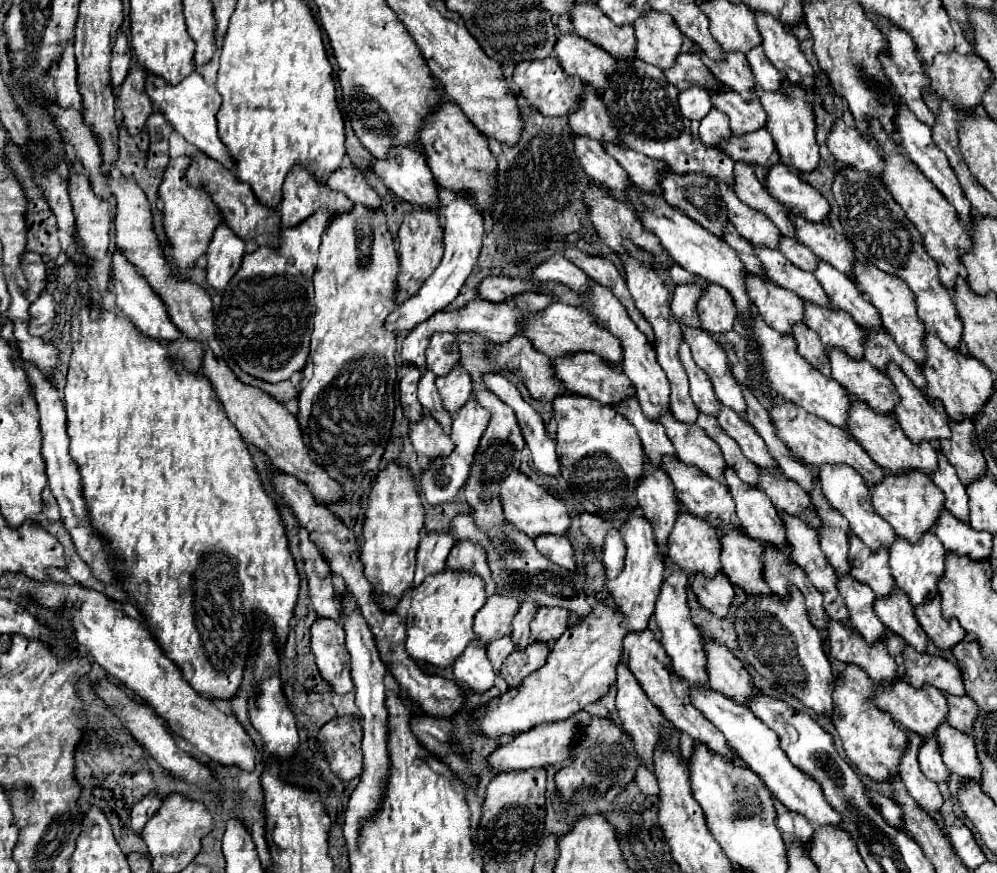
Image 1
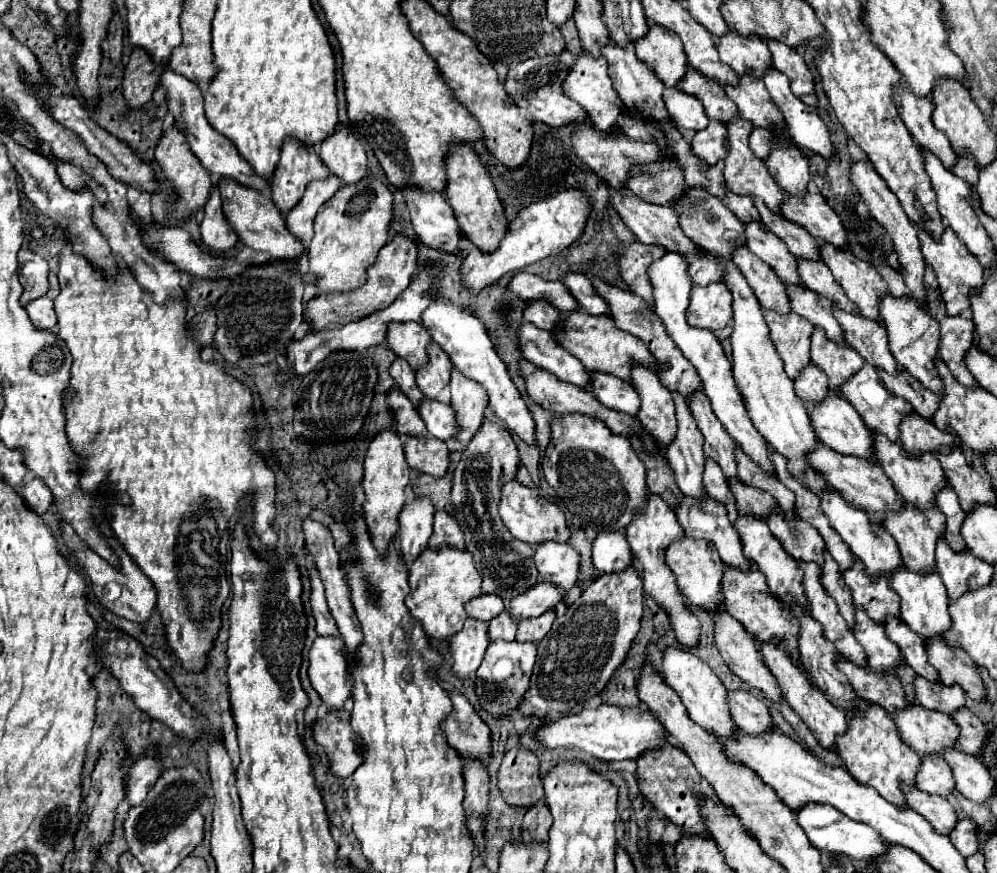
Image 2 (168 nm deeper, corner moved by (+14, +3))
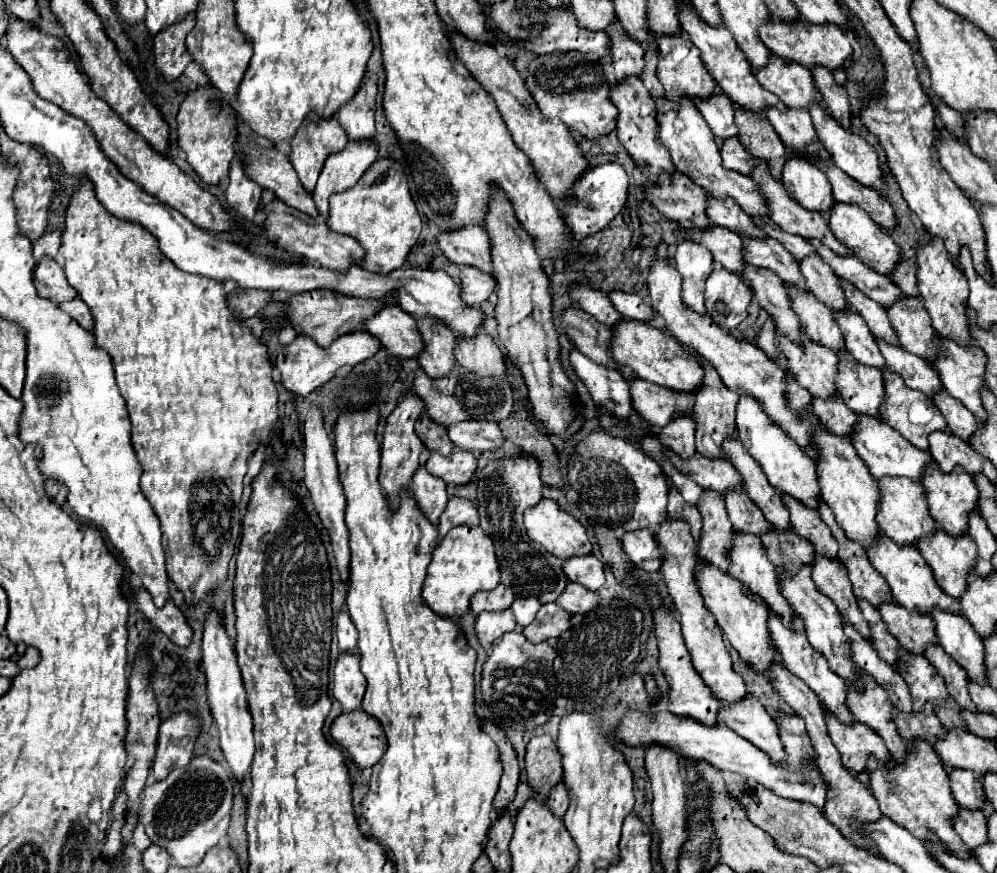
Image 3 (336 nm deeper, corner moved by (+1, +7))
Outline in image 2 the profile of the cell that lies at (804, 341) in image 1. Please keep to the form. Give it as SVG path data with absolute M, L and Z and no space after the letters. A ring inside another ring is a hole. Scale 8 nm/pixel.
M814 363L802 367L802 373L794 379L796 395L808 403L816 403L818 399L822 399L822 395L826 395L826 387L828 377Z

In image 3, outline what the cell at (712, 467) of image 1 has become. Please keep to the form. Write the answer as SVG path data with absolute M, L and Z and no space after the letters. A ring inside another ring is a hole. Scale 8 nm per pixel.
M727 491L725 493L725 507L727 507L729 519L733 523L733 531L751 533L757 537L771 531L771 525L763 519L763 513L751 503L751 499L745 493Z

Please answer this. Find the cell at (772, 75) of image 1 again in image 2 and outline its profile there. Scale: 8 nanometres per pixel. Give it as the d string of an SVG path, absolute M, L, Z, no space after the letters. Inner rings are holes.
M770 67L764 73L764 85L774 99L776 107L784 113L784 121L790 137L802 147L822 157L832 157L832 143L826 125L814 109L804 105L792 91L786 75Z

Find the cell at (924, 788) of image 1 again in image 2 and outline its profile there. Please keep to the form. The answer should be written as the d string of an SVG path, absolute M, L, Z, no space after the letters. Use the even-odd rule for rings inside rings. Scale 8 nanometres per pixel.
M902 783L902 793L906 797L906 803L914 811L918 811L924 819L928 819L930 825L938 833L946 835L946 831L950 831L950 827L954 827L956 813L944 797L928 795L926 791L920 791L916 785L908 785L908 783Z

